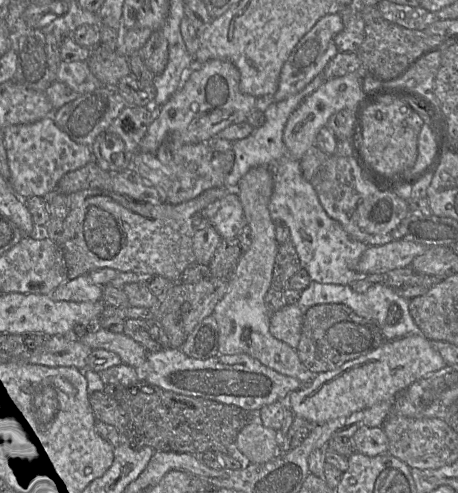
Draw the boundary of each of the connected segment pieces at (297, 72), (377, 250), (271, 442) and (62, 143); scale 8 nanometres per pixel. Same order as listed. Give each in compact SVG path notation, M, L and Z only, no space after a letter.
M333 10L320 18L314 27L298 42L285 61L281 70L278 89L268 101L279 102L299 93L319 75L327 63L339 52L334 37L342 31L343 27L341 15L337 10Z
M393 240L382 246L373 245L362 254L356 270L362 275L370 275L408 267L427 249L424 245L406 240Z
M252 420L240 430L235 445L251 463L265 463L279 454L276 434L276 430Z
M49 116L32 124L12 125L3 129L3 141L10 170L9 184L15 194L27 200L31 197L43 198L56 190L62 177L72 171L80 169L93 161L91 147L74 142L63 132Z

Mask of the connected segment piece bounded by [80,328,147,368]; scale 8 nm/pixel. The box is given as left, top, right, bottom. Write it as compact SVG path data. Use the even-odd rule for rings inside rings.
M100 328L95 333L84 335L80 340L92 350L103 349L116 353L122 363L134 368L142 366L146 361L146 349L124 333Z

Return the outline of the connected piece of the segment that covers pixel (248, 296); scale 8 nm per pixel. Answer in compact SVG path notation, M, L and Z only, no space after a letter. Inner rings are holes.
M268 166L251 168L233 190L239 197L247 226L250 228L251 245L247 251L241 253L229 277L227 289L212 313L219 329L218 354L247 354L274 371L297 378L303 386L310 385L315 374L300 362L296 348L272 336L269 330L270 313L264 303L265 294L271 287L278 248L275 227L268 208L273 192L271 169Z

